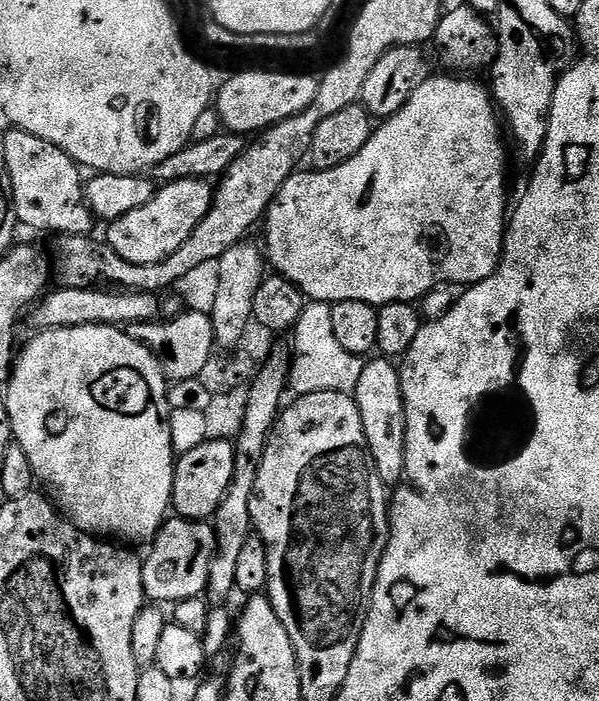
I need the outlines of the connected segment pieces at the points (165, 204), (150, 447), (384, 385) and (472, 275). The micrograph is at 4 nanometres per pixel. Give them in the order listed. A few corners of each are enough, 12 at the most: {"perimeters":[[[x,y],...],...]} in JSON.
{"perimeters":[[[175,180],[107,225],[126,262],[162,262],[206,218],[213,185]],[[111,324],[45,328],[8,417],[78,530],[155,540],[169,381]],[[391,359],[365,363],[354,399],[384,485],[405,479],[404,399]],[[429,75],[297,171],[266,260],[309,301],[420,302],[504,255],[487,87]]]}

